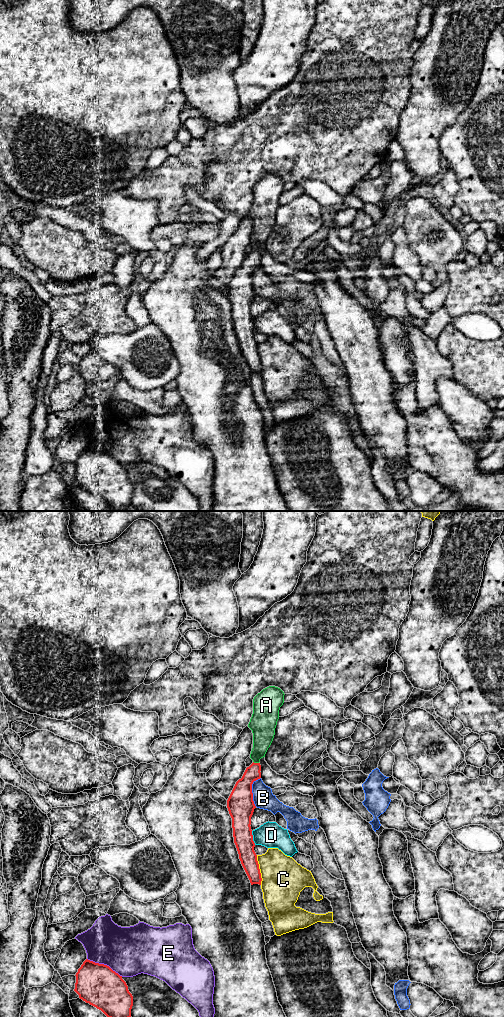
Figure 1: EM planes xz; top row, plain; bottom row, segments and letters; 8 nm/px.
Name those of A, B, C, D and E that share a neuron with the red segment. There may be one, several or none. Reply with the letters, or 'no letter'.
A

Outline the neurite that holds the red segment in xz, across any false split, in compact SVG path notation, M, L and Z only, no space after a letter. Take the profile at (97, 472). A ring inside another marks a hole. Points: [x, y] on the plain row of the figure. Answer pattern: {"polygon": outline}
{"polygon": "M86 447L75 464L74 479L80 487L115 509L131 505L133 484L122 464L109 454Z"}

